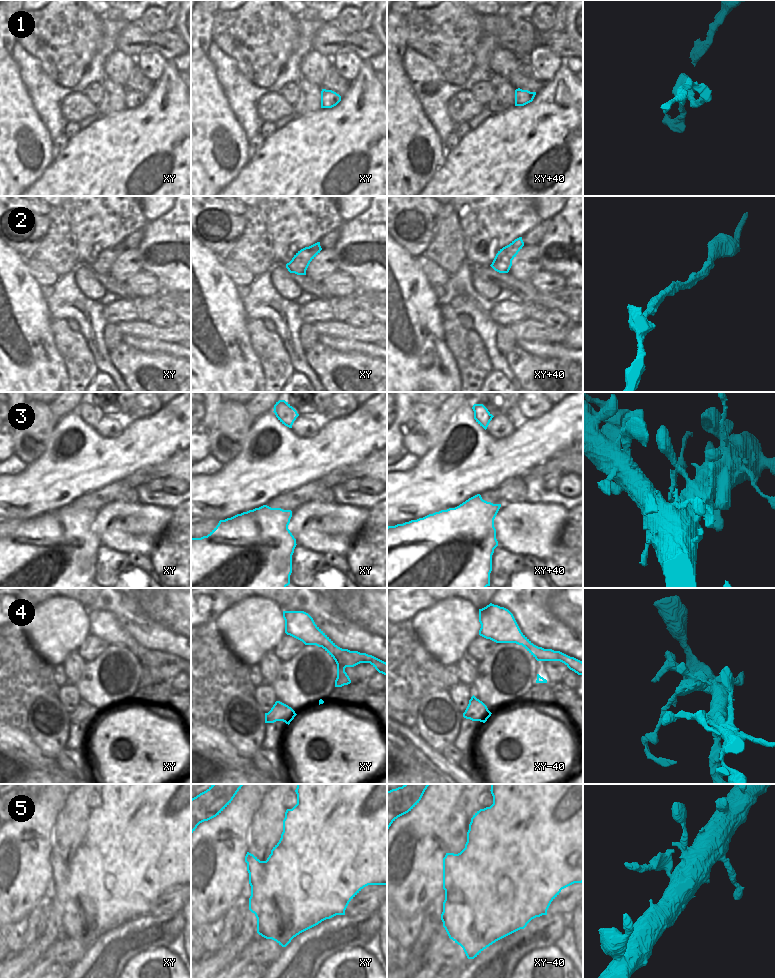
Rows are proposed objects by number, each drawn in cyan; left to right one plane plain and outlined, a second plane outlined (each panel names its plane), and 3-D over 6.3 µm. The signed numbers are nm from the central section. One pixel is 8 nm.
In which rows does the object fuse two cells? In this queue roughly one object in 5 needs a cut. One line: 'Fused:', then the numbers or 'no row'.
Fused: 3, 5.

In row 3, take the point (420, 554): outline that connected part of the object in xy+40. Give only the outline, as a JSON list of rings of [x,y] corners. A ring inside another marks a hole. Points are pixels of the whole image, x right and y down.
[[[477,494],[455,508],[441,510],[417,520],[387,527],[387,588],[486,588],[490,586],[492,555],[498,546],[494,519],[501,504],[493,504]],[[473,535],[481,546],[454,571],[467,550],[453,547]]]

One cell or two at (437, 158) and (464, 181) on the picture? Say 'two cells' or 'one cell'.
two cells

